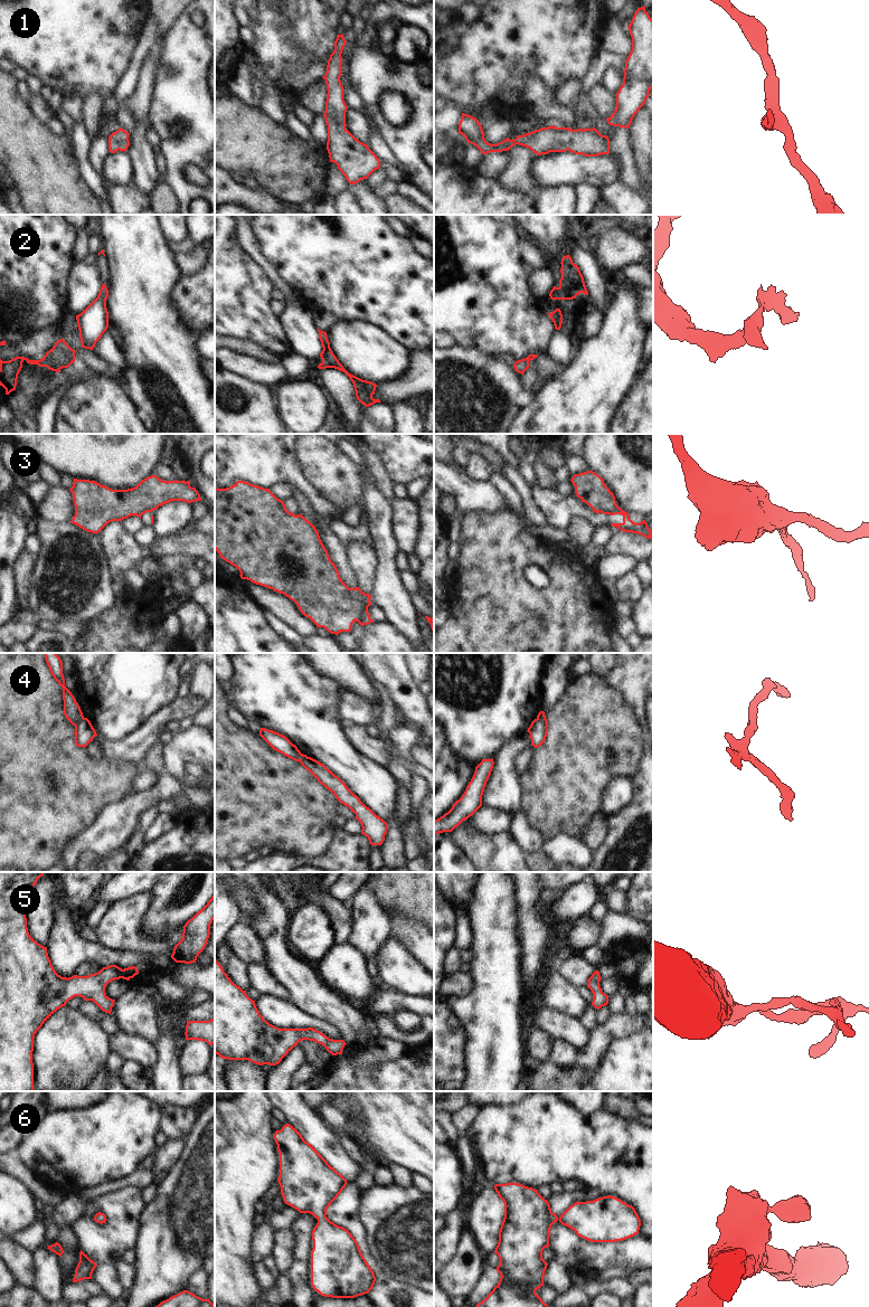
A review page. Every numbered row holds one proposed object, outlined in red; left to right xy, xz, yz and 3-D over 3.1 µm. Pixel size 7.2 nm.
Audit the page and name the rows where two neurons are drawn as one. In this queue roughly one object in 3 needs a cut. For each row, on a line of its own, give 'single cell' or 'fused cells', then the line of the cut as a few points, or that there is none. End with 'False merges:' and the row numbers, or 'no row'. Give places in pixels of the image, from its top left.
1: single cell | no cut
2: single cell | no cut
3: fused cells | xz (367, 600), (368, 604), (356, 614), (353, 619)
4: fused cells | xy (83, 717), (75, 726)
5: single cell | no cut
6: single cell | no cut
False merges: 3, 4

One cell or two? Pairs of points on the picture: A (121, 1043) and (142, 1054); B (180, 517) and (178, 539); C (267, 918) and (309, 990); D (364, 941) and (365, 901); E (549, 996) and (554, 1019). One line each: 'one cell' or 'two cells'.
A: one cell
B: two cells
C: one cell
D: one cell
E: two cells

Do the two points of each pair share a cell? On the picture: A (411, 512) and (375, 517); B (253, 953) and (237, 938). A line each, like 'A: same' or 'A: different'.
A: different
B: same

